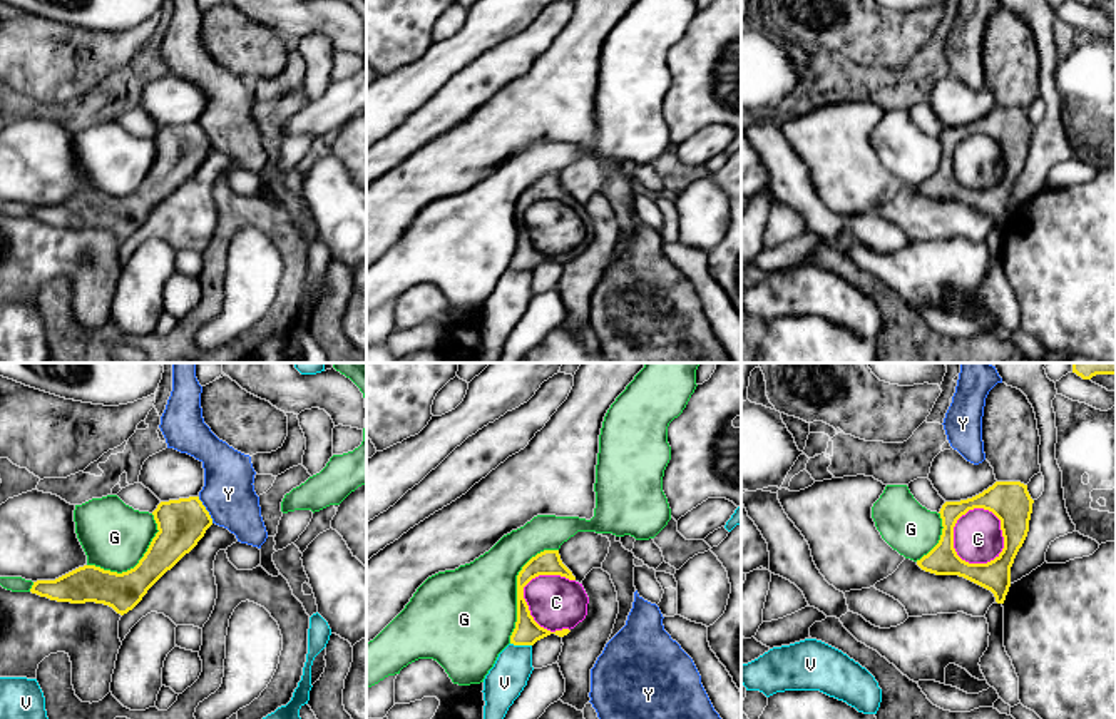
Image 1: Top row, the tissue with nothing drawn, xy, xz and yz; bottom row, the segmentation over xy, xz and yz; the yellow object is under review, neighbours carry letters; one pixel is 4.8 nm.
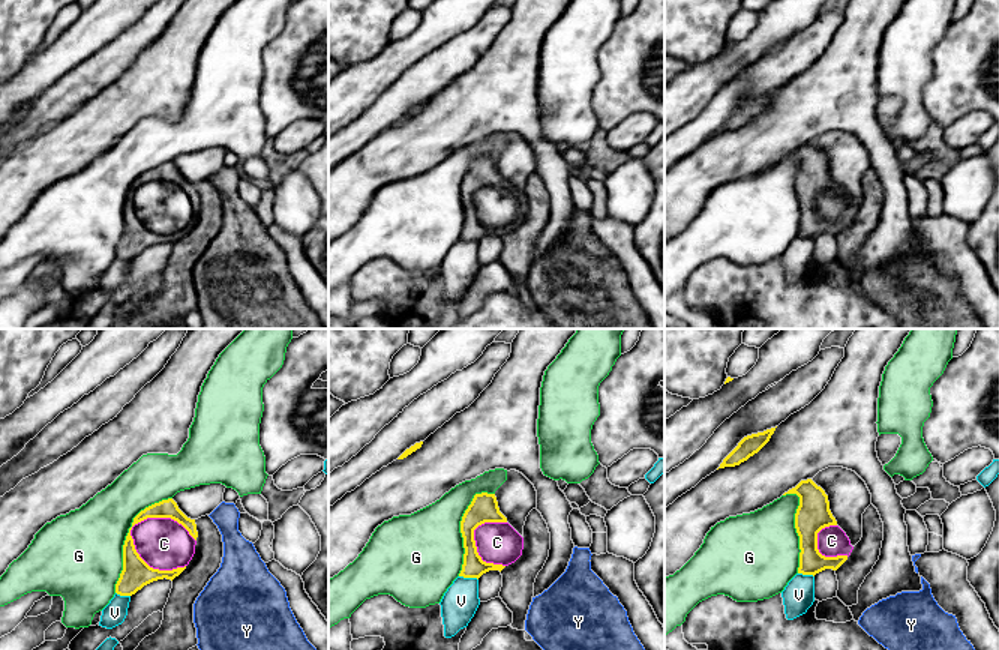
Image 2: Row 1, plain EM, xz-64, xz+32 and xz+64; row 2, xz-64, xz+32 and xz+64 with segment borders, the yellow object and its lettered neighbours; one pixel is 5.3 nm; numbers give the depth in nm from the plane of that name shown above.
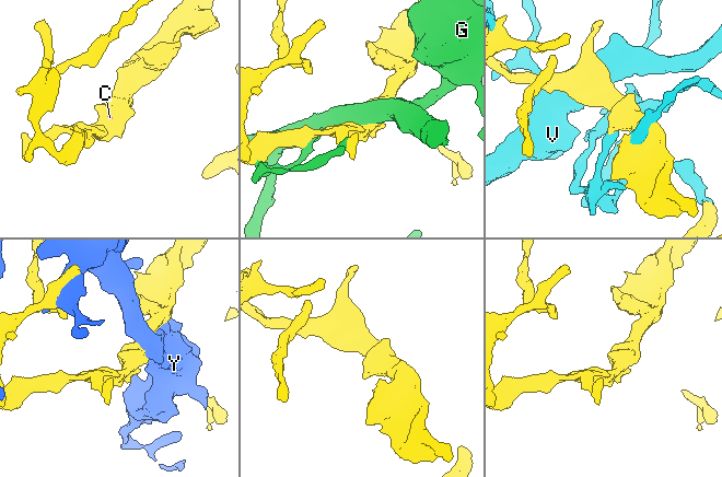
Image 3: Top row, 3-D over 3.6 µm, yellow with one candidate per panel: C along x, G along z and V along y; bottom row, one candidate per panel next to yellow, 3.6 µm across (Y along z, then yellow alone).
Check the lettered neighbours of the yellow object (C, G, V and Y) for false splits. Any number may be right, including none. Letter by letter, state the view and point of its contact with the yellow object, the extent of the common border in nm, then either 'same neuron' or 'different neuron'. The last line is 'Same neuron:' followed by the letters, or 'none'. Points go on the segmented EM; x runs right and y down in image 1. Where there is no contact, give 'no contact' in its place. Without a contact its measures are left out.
C: yz (952, 530) | 280 nm | same neuron
G: xz (517, 587) | 500 nm | different neuron
V: xz (521, 644) | 110 nm | different neuron
Y: xy (206, 510) | 150 nm | different neuron
Same neuron: C

